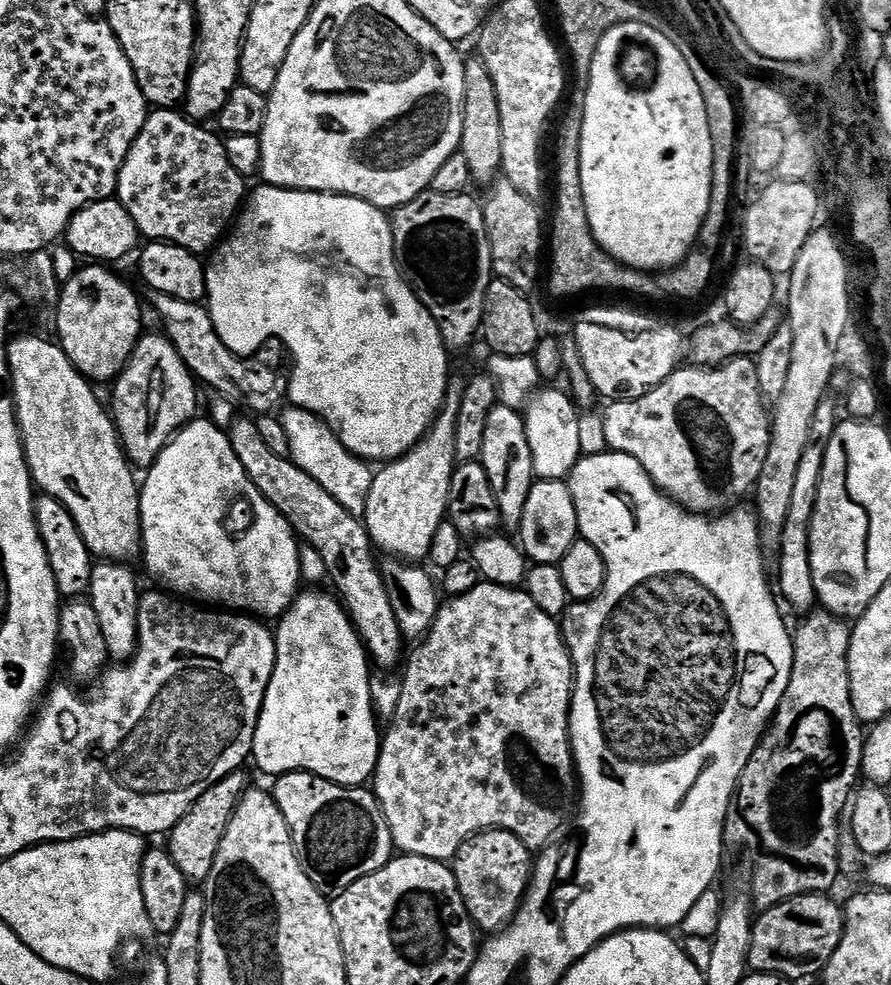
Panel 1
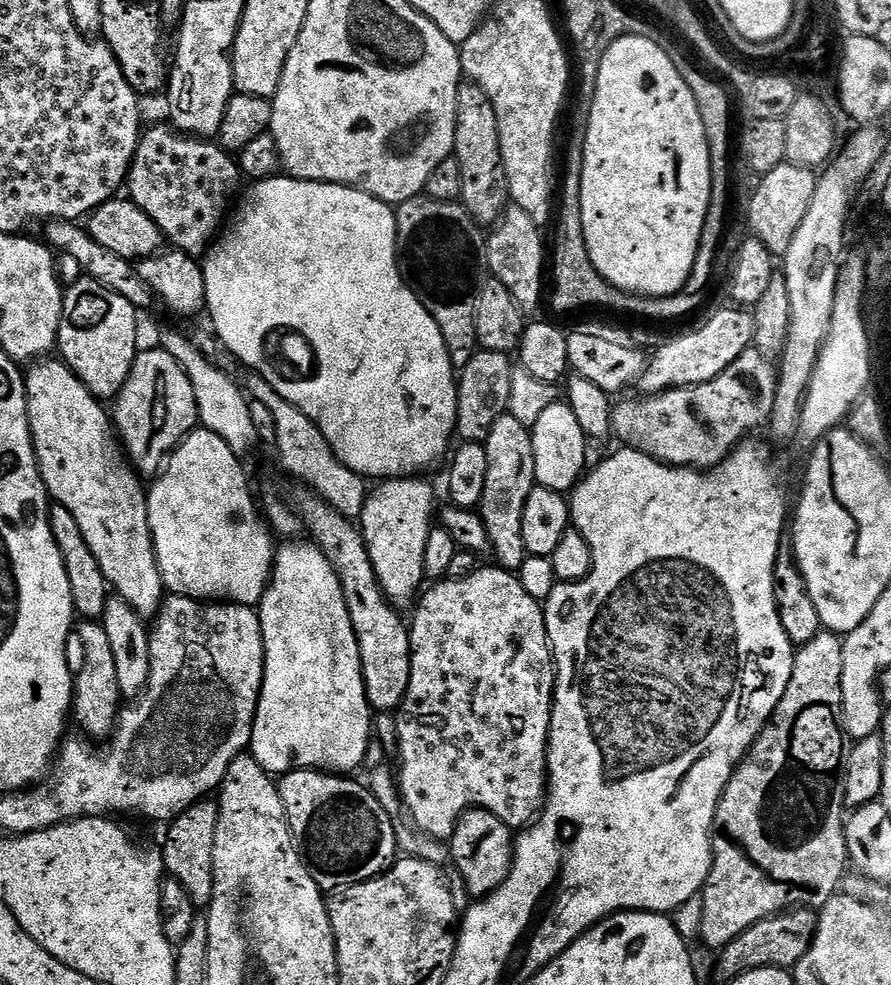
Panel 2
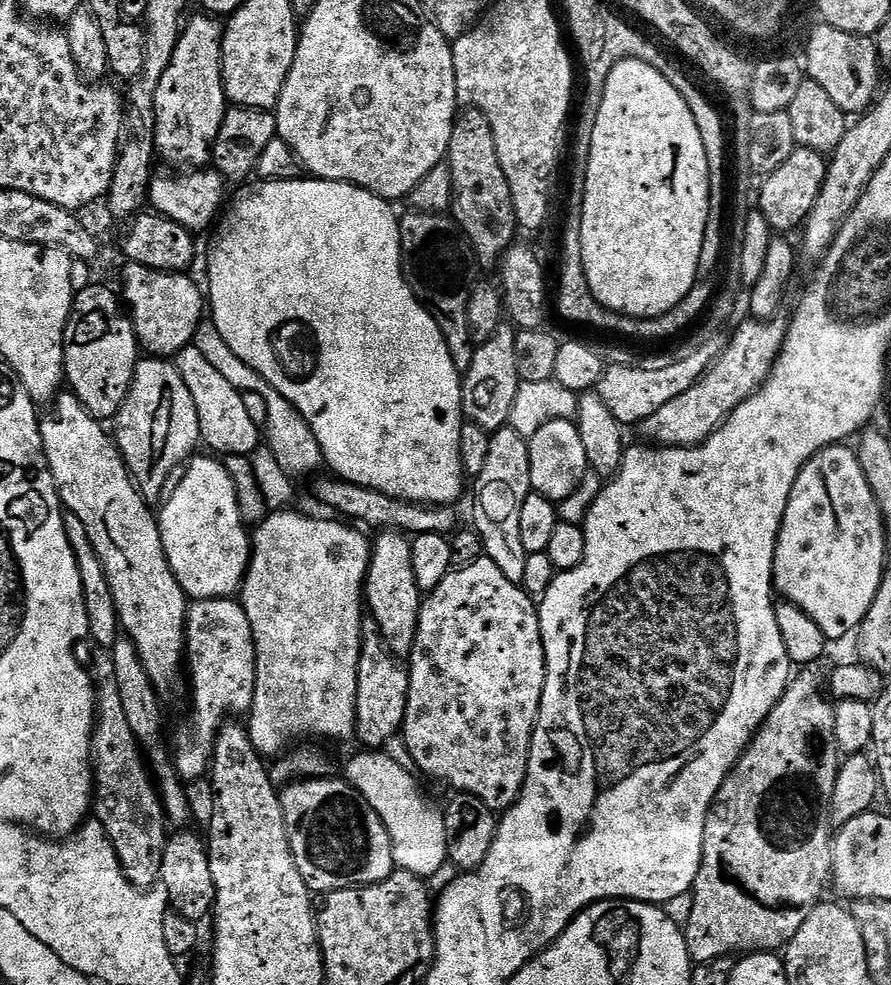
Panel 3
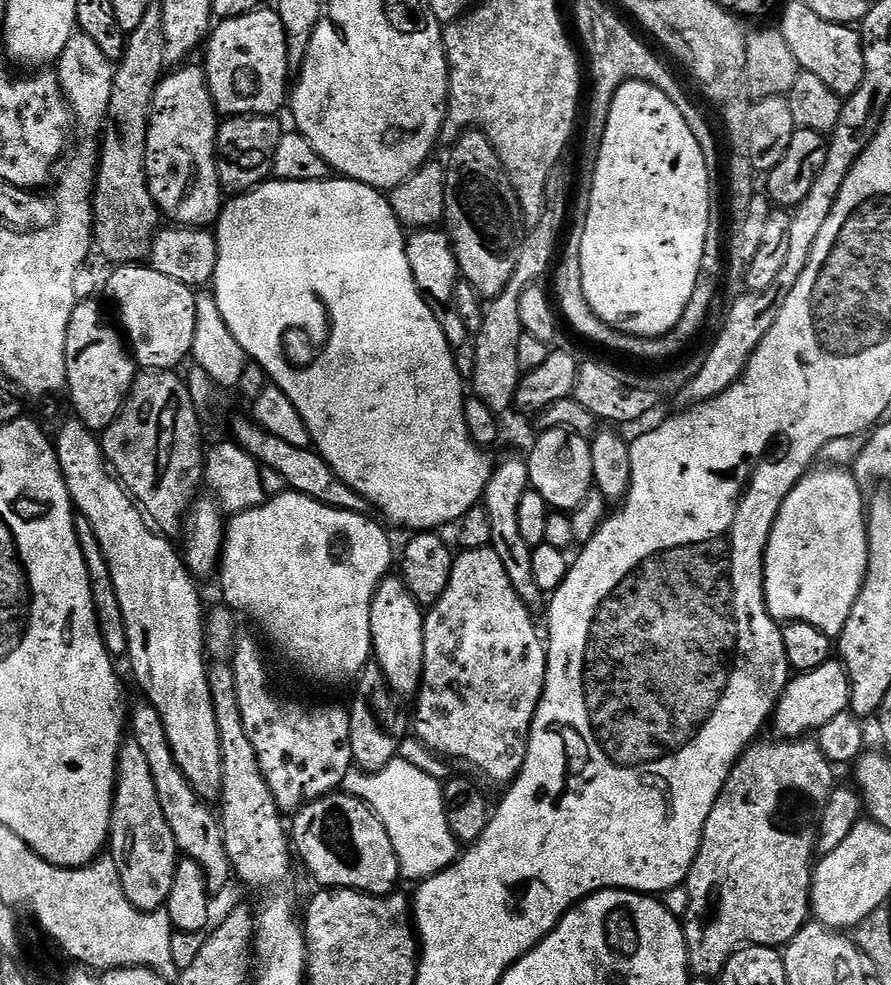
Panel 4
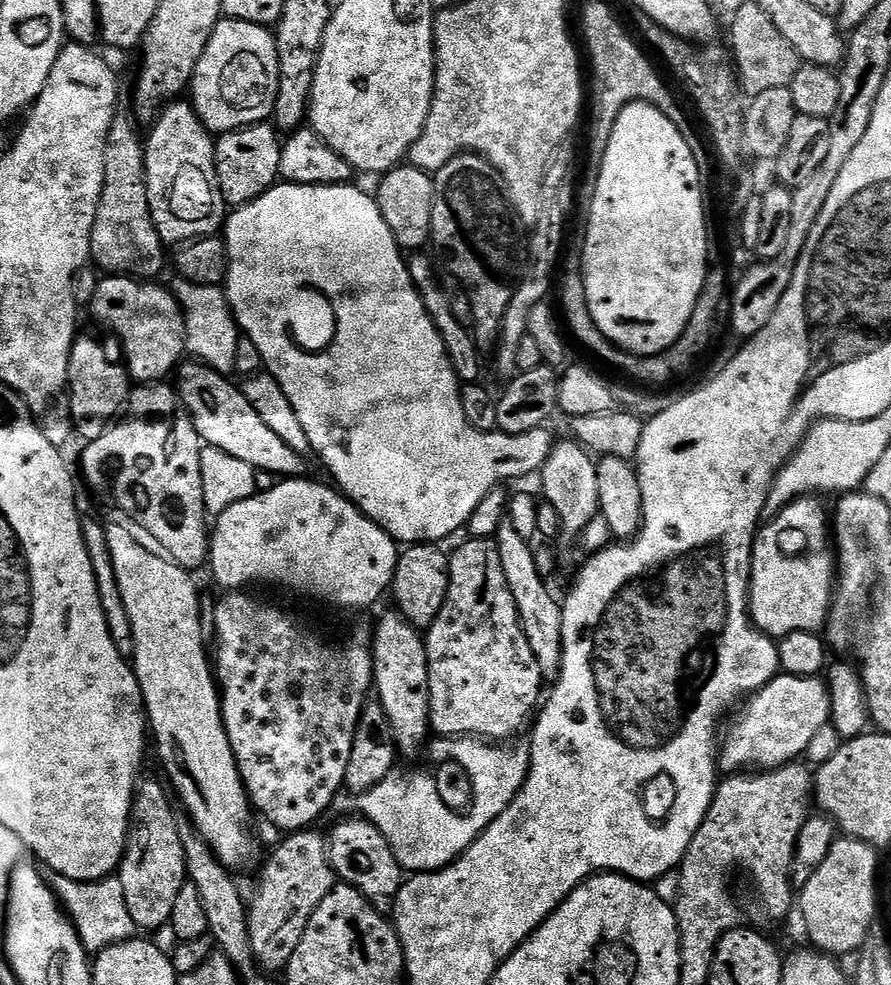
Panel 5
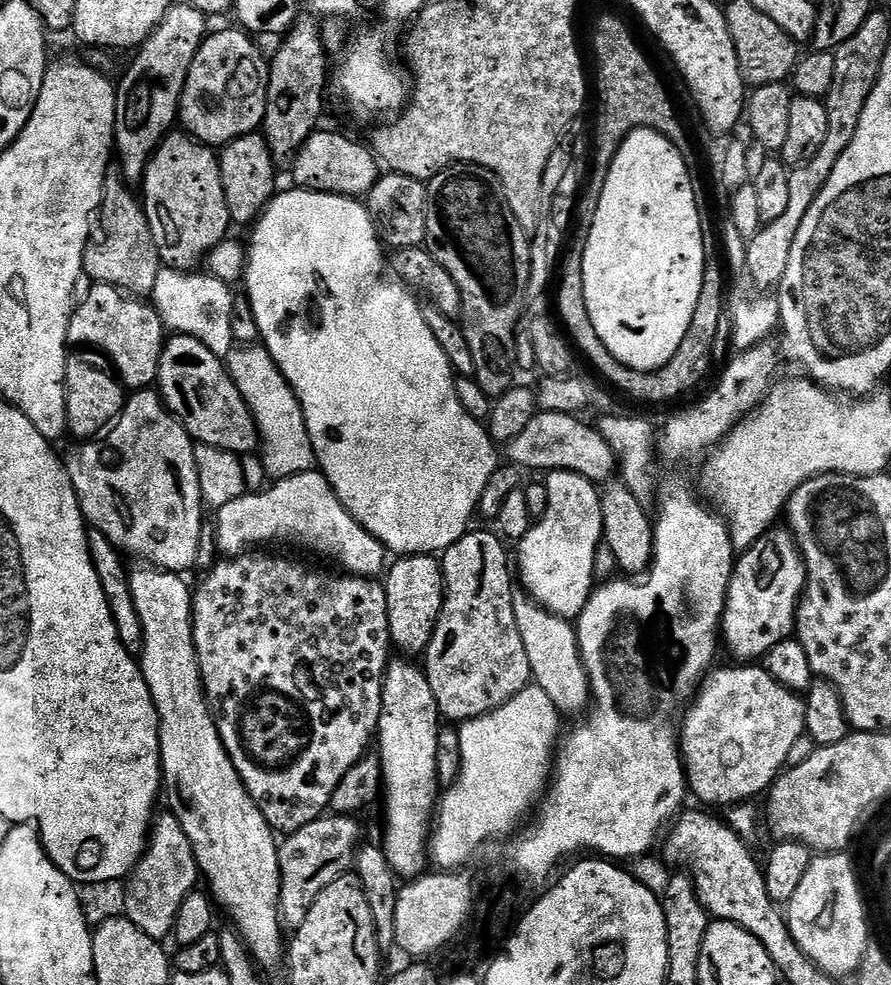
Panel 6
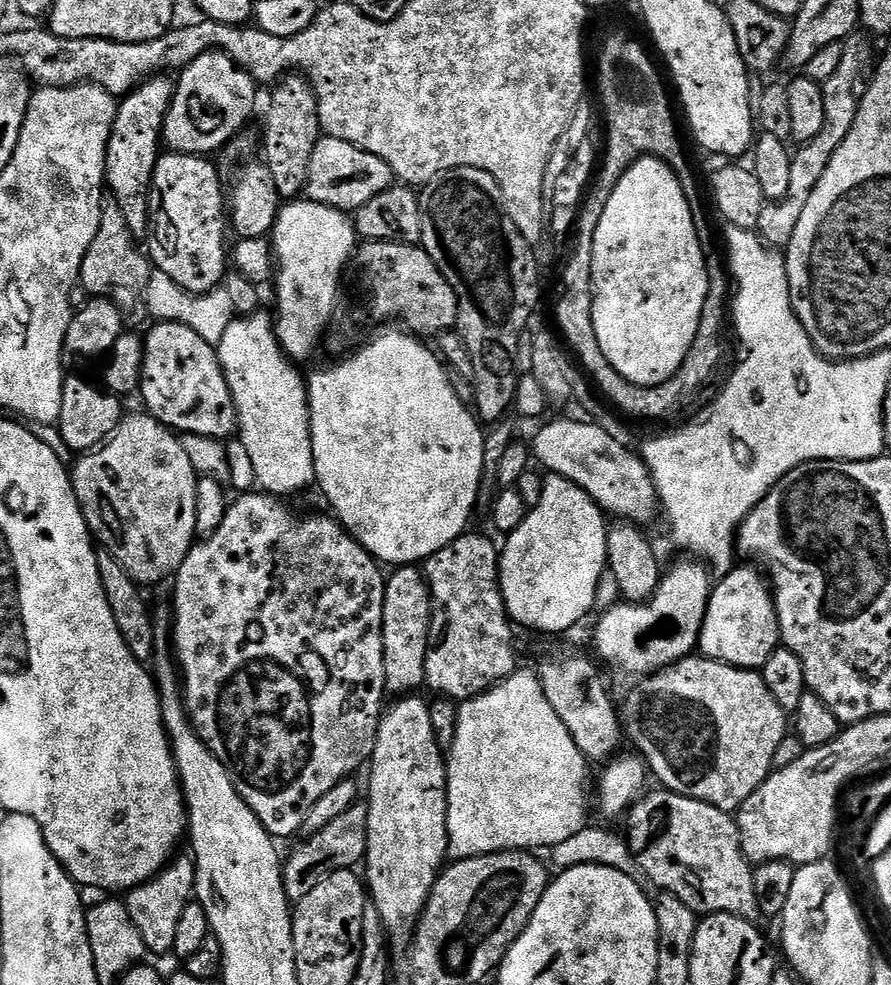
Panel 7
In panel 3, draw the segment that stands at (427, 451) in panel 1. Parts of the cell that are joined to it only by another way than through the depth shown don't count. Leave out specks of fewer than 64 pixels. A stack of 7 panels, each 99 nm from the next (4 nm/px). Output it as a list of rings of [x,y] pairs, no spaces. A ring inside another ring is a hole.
[[[380,532],[372,544],[372,560],[368,564],[368,578],[364,581],[366,608],[372,611],[374,627],[379,632],[389,652],[397,658],[411,653],[416,641],[418,614],[422,593],[414,578],[412,540],[399,532]]]

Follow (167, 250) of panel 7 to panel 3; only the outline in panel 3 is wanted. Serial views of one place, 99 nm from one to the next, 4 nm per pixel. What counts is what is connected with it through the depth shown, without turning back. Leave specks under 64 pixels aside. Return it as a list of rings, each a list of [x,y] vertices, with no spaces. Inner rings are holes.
[[[199,14],[192,21],[189,19],[187,23],[181,27],[180,37],[174,46],[174,54],[170,58],[170,66],[166,66],[166,74],[162,74],[162,82],[158,82],[158,90],[154,98],[154,110],[156,111],[154,117],[154,152],[157,157],[160,156],[168,164],[184,164],[180,166],[187,166],[192,170],[200,170],[211,161],[212,158],[212,144],[218,138],[218,130],[224,121],[224,114],[230,107],[228,95],[224,92],[224,75],[222,74],[222,62],[220,61],[220,51],[222,50],[222,42],[224,41],[224,24],[219,19],[213,18],[207,14]]]

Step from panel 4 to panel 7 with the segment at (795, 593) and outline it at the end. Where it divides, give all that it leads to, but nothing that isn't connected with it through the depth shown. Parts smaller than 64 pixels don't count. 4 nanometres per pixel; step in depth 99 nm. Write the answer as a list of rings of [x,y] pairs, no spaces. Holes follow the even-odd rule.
[[[737,566],[729,576],[719,577],[718,583],[713,587],[712,597],[708,599],[706,618],[700,631],[699,655],[735,668],[760,670],[770,654],[781,647],[772,589],[769,581],[757,572],[752,568]]]

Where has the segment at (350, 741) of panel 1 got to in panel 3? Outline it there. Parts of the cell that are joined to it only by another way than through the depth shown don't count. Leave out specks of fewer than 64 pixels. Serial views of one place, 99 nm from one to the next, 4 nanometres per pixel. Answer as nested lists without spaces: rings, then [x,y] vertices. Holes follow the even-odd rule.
[[[269,511],[265,519],[255,525],[250,536],[252,561],[248,564],[248,572],[244,576],[243,585],[238,593],[239,603],[243,604],[246,610],[246,618],[250,618],[250,630],[256,647],[256,689],[246,727],[257,751],[265,758],[279,757],[289,747],[288,740],[308,740],[311,736],[316,740],[344,740],[347,736],[351,737],[356,730],[358,662],[362,643],[360,608],[362,612],[364,581],[368,578],[368,564],[372,560],[372,544],[363,536],[365,533],[359,527],[349,526],[339,519],[336,519],[337,521],[315,520],[312,516],[303,516],[300,512],[292,511]]]

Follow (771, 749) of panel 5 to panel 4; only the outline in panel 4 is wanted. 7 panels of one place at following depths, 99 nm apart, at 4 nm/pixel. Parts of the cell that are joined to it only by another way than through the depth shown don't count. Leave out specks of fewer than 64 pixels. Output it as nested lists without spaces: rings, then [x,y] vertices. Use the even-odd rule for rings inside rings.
[[[829,658],[822,666],[809,672],[799,673],[795,678],[789,679],[774,708],[777,732],[775,735],[780,738],[807,737],[811,728],[812,731],[818,730],[826,726],[830,718],[845,715],[849,711],[849,696],[848,674],[844,671],[844,666],[839,659]]]

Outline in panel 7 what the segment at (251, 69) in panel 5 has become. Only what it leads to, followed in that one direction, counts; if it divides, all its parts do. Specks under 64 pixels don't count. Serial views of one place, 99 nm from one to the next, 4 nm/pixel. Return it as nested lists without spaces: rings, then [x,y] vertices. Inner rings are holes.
[[[207,52],[190,62],[179,73],[172,94],[172,105],[164,116],[162,144],[165,149],[191,156],[211,157],[225,144],[245,131],[244,123],[256,108],[258,85],[225,52]]]

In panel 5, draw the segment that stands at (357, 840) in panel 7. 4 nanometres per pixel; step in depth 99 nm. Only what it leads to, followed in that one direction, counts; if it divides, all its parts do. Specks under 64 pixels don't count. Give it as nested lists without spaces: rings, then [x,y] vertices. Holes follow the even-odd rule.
[[[301,830],[285,835],[284,841],[277,846],[272,852],[272,857],[264,864],[264,869],[260,872],[260,885],[256,888],[256,893],[253,894],[252,900],[250,896],[250,903],[247,905],[248,909],[248,937],[252,940],[252,955],[257,961],[273,960],[274,963],[280,966],[287,966],[290,958],[294,954],[294,950],[298,950],[298,942],[302,938],[302,934],[306,930],[306,926],[310,922],[310,918],[314,914],[314,910],[322,902],[322,898],[326,898],[326,894],[330,894],[330,890],[335,888],[338,883],[338,877],[335,870],[332,868],[332,863],[328,857],[328,841],[323,835],[319,836],[316,830]]]

